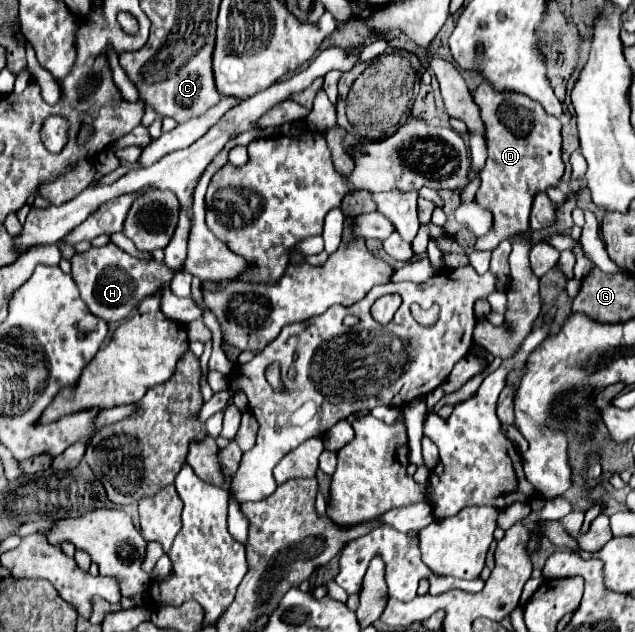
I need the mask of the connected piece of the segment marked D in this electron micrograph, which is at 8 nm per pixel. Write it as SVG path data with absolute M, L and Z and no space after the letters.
M481 84L477 90L473 90L473 100L481 108L481 118L485 122L485 138L487 138L487 148L489 148L489 158L479 172L481 184L475 196L475 202L489 210L493 214L493 226L491 230L477 238L475 248L477 250L493 250L497 244L505 238L513 238L515 234L523 234L529 230L529 210L533 196L537 192L547 190L549 186L555 186L559 178L563 176L563 160L561 160L561 120L549 116L539 102L531 100L529 96L515 94L515 92L495 92L491 84Z

